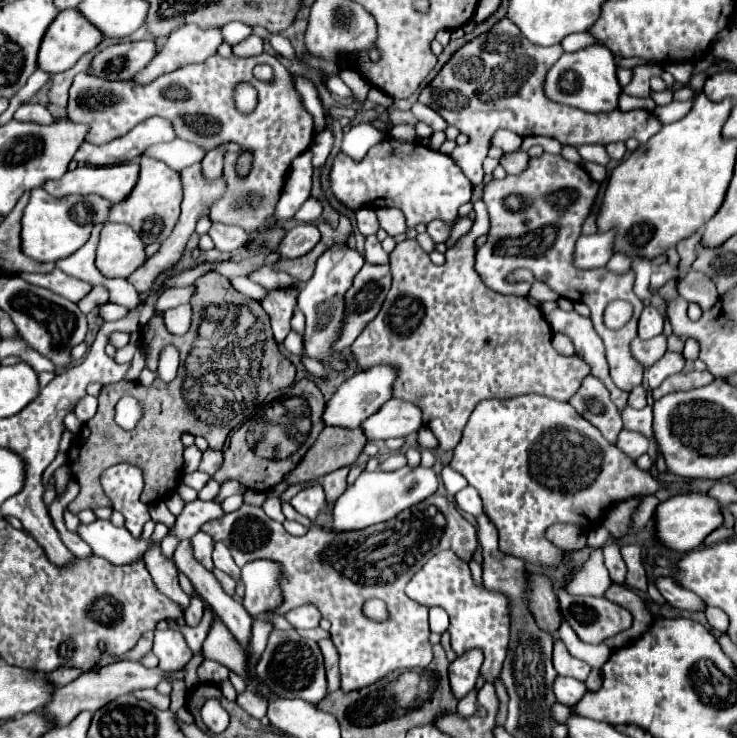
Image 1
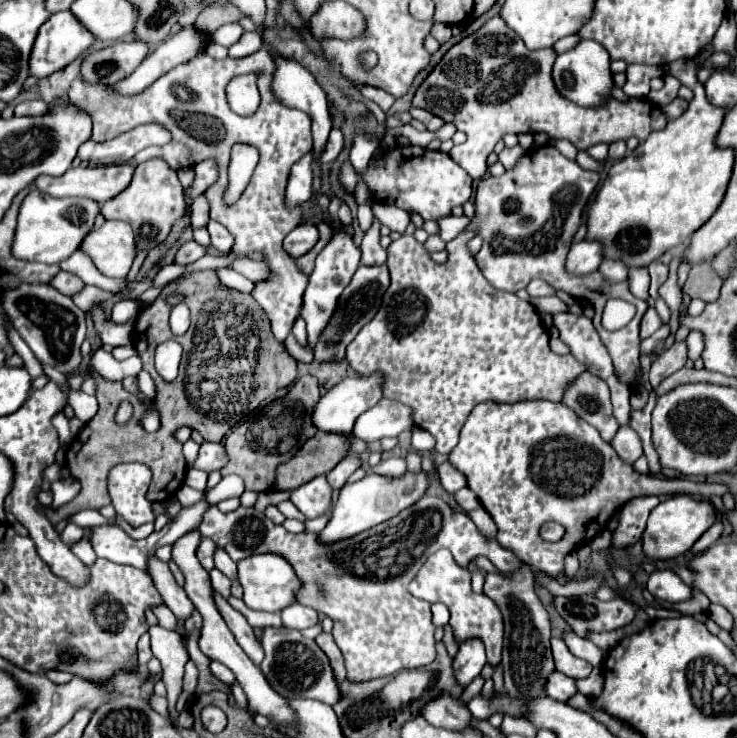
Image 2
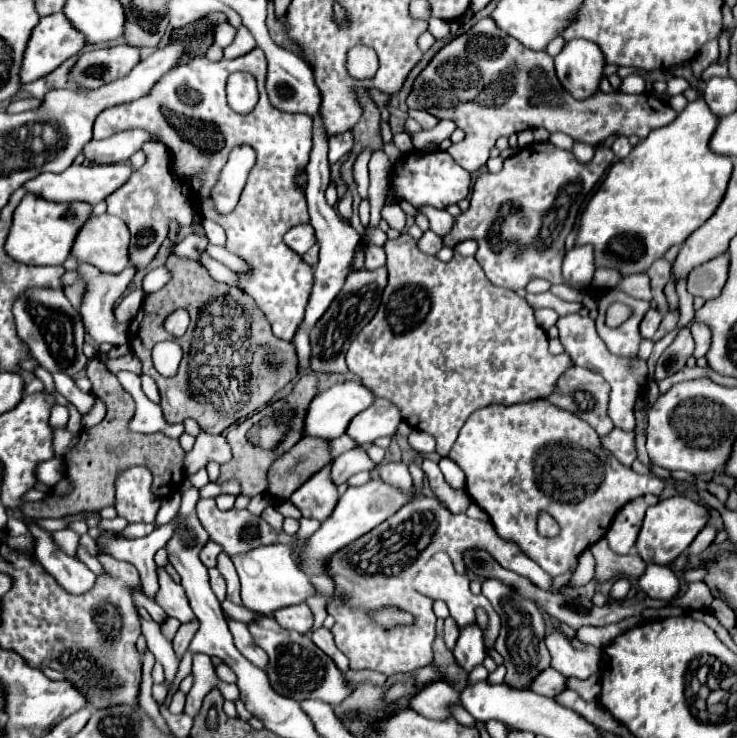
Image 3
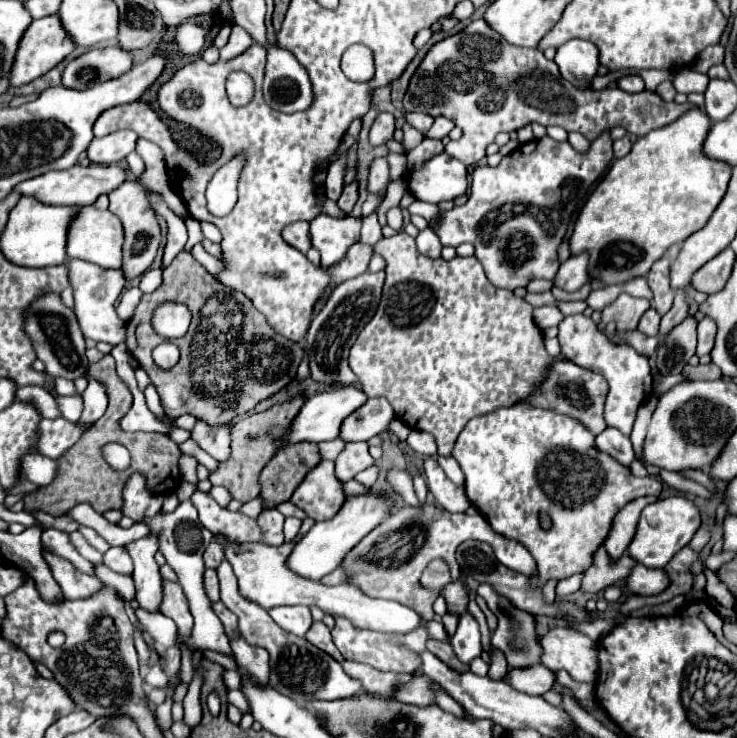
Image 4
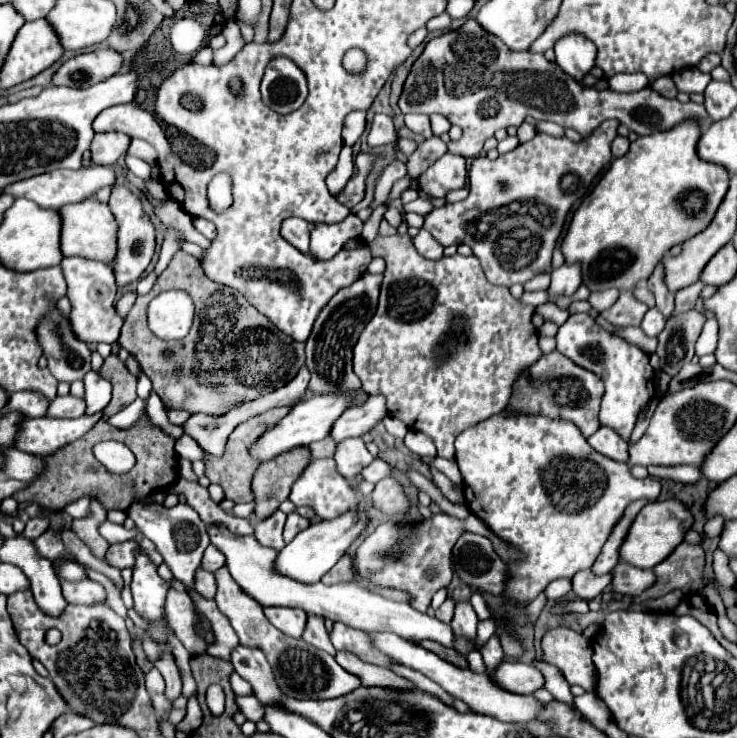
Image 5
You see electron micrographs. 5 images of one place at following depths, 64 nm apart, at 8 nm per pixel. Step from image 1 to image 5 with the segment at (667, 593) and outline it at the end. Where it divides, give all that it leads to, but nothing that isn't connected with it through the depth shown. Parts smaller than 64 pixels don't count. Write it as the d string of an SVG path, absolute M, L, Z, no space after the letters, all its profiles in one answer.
M618 562L612 570L610 570L610 590L614 594L630 594L630 596L638 596L644 588L648 588L650 584L654 584L654 574L650 570L642 570L642 568L634 568L626 562Z

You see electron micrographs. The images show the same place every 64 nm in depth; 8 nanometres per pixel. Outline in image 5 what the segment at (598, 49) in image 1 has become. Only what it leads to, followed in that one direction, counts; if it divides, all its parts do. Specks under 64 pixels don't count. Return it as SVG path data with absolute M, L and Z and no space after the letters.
M570 32L562 36L556 46L556 64L572 78L584 78L584 74L594 66L596 46L584 38L584 34Z

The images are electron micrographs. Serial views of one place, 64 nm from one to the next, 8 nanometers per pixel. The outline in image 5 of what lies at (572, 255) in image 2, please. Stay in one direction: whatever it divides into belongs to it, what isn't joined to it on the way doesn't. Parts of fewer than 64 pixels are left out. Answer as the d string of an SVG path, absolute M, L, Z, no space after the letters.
M566 264L560 266L558 270L552 272L552 284L546 290L548 302L554 302L558 296L572 296L580 284L582 278L578 266L566 266Z

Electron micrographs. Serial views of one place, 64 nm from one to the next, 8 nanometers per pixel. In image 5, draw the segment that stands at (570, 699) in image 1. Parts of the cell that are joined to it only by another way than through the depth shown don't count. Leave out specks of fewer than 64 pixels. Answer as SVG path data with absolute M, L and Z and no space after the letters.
M502 662L494 672L488 672L488 676L512 694L532 694L544 686L542 674L532 664L522 662Z

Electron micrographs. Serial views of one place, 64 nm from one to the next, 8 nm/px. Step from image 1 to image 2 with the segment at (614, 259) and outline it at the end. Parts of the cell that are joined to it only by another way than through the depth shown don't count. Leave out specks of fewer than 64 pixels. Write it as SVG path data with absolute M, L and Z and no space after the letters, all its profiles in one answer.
M604 260L598 271L612 283L622 282L628 278L628 268L620 260Z

